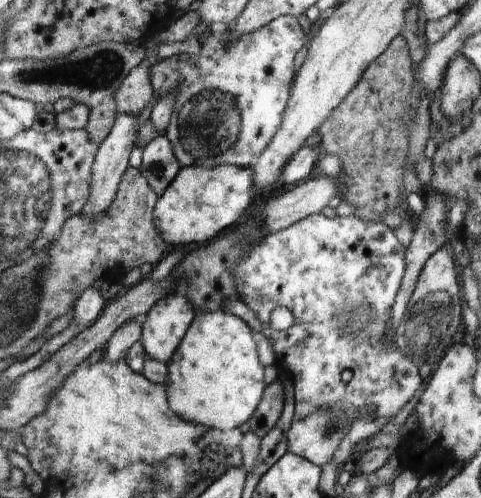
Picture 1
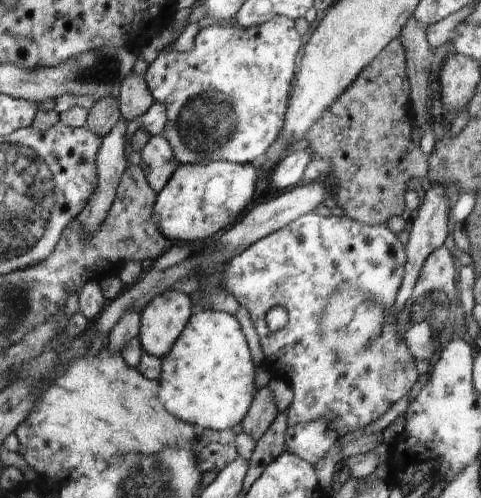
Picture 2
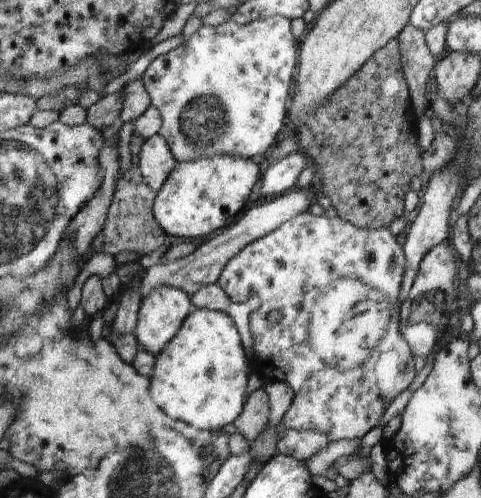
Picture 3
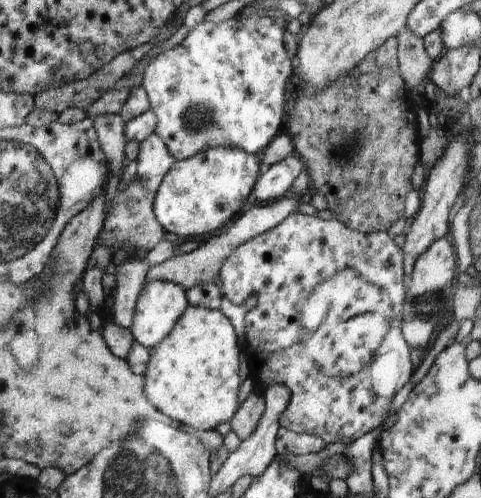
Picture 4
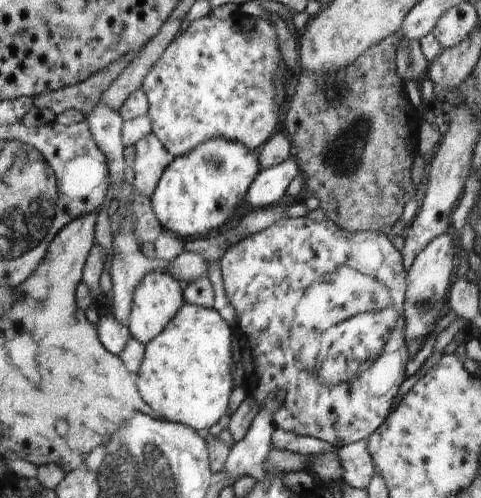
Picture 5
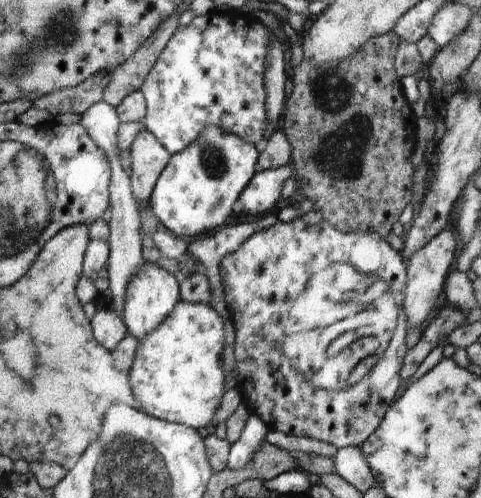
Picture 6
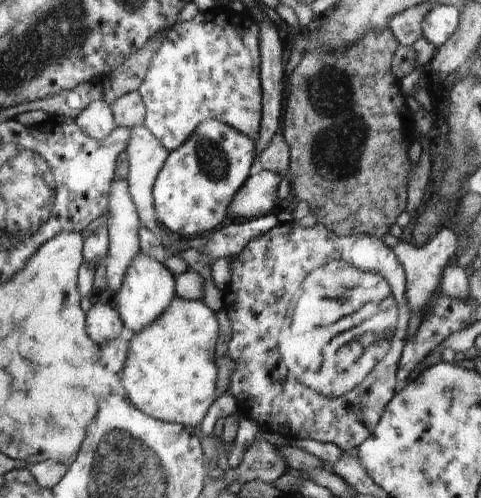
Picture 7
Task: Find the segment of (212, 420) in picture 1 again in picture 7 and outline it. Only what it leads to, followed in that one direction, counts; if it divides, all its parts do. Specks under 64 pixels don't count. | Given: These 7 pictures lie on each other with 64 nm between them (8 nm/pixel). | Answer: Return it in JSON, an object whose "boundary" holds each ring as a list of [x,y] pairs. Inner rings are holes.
{"boundary":[[[176,298],[151,326],[130,338],[123,386],[128,402],[143,414],[186,427],[199,427],[216,401],[218,368],[215,362],[218,318],[203,301]]]}

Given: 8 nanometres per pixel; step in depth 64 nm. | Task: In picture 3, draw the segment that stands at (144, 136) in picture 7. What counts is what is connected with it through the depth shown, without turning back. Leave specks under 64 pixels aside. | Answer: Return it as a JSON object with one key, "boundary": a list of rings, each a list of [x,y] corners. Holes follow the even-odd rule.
{"boundary":[[[159,134],[147,138],[139,152],[139,169],[146,183],[157,193],[168,175],[174,170],[177,160],[171,153],[167,142]]]}

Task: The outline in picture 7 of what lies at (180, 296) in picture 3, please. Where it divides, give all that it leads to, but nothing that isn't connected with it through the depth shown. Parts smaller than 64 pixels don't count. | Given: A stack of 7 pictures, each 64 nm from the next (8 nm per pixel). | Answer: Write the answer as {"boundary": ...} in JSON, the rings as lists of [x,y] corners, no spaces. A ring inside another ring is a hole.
{"boundary":[[[141,252],[136,256],[128,268],[124,283],[112,301],[126,329],[132,333],[139,333],[160,318],[160,314],[163,314],[170,302],[176,298],[175,277],[175,270],[169,270],[162,263]]]}

